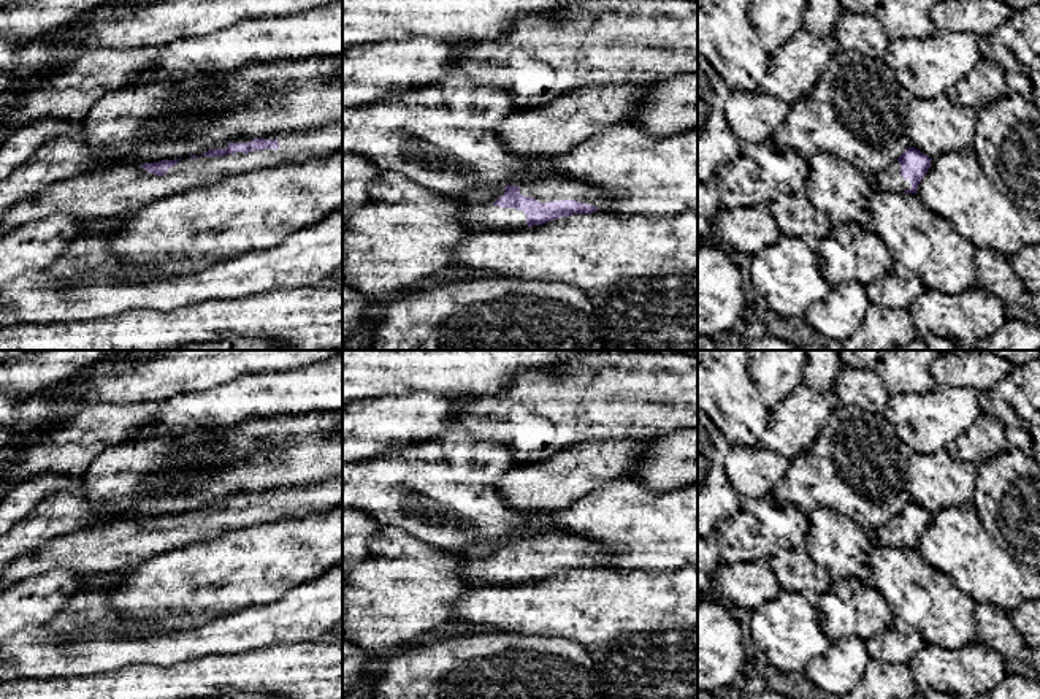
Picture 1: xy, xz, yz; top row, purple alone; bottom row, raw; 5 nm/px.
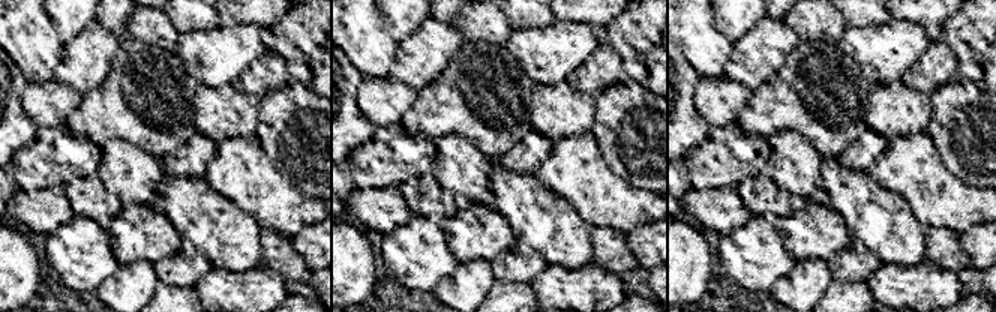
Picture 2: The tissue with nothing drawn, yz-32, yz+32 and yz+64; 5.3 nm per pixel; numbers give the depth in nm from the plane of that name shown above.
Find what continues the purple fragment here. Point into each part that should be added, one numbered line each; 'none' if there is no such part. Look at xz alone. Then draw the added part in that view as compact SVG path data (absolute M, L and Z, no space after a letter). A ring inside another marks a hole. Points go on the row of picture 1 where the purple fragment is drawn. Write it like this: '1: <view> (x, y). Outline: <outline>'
1: xz (554, 189). Outline: M549 179L512 182L523 197L533 197L541 203L575 200L596 206L602 200L602 190L571 179Z
2: xz (482, 214). Outline: M472 189L466 193L447 197L468 208L465 220L477 228L514 230L526 227L526 214L514 208L496 206L495 201L503 197L499 189Z

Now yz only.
1: yz (890, 178). Outline: M896 160L874 178L874 184L889 192L905 192L912 189L908 179L900 176L900 163Z

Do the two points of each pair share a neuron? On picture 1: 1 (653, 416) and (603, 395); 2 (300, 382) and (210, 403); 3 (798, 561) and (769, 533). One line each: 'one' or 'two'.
1: one
2: one
3: two

